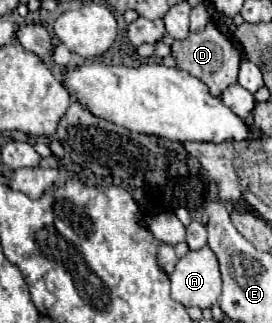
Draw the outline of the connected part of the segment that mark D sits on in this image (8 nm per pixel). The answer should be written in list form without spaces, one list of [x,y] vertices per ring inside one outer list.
[[[208,25],[206,29],[198,33],[190,33],[184,41],[172,43],[172,57],[176,59],[176,67],[188,71],[192,77],[206,83],[210,95],[220,97],[222,91],[236,83],[238,79],[238,65],[240,65],[240,51],[224,37],[220,35],[214,25]]]

